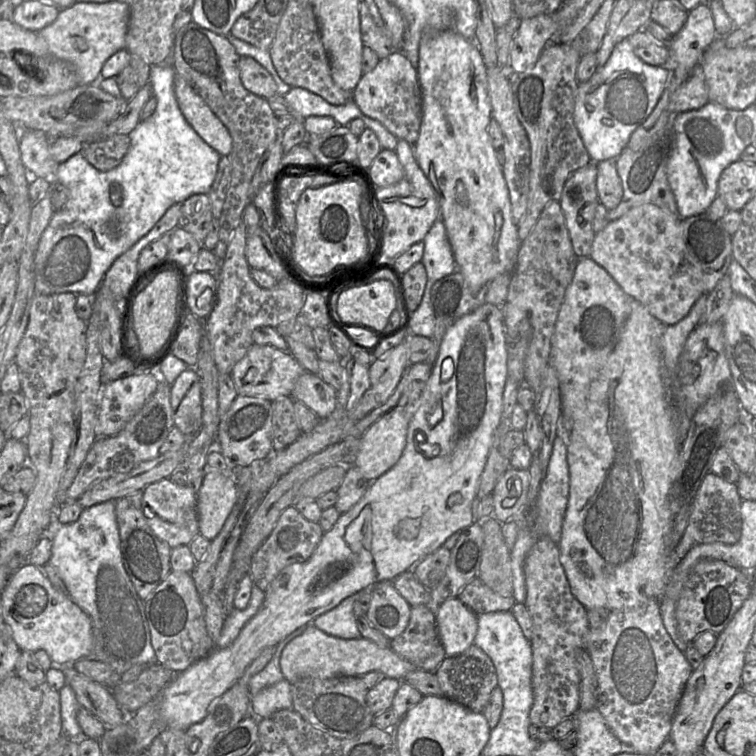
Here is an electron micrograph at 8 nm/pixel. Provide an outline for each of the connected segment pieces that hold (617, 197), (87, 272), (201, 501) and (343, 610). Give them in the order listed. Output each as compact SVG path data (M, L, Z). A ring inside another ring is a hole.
M603 160L596 163L596 187L599 202L607 209L616 208L623 197L623 187L618 175L615 160Z
M170 64L150 66L149 84L157 107L150 118L138 123L128 135L129 150L116 168L107 172L98 171L81 153L57 164L51 180L66 187L69 198L61 210L53 213L40 238L34 256L34 294L68 292L93 297L114 261L144 237L171 206L182 204L190 196L209 193L221 156L185 120L175 97L174 77L175 70ZM114 219L118 223L117 231L108 228Z
M207 469L197 492L199 533L212 541L238 503L238 487L229 472Z
M375 585L364 588L345 598L333 609L319 615L310 624L320 631L341 639L358 639L361 634L353 614L353 603L362 594L371 592Z

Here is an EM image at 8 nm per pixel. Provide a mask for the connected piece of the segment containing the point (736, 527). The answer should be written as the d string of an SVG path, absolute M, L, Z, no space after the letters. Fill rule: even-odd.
M709 472L697 492L694 508L683 537L675 548L677 556L682 559L693 546L700 543L736 543L740 538L742 527L741 501L742 499L737 490L737 483L730 483L718 475Z

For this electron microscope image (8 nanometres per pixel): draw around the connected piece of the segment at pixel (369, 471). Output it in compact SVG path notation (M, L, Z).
M396 407L374 422L362 435L354 464L373 482L399 460L405 445L410 407Z

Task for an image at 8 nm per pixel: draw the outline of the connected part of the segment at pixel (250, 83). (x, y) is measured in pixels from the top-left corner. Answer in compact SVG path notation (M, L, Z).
M241 56L239 70L242 84L248 91L266 99L277 93L271 74L252 57Z

